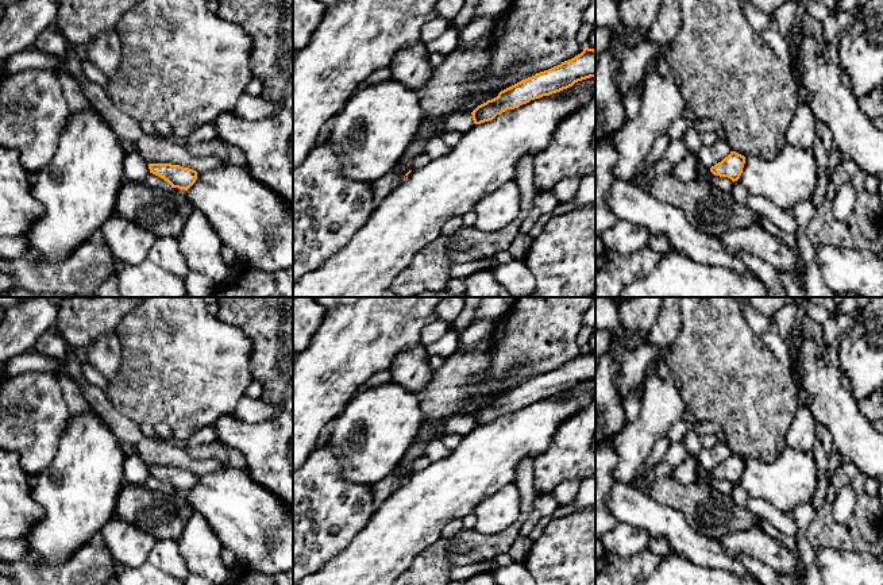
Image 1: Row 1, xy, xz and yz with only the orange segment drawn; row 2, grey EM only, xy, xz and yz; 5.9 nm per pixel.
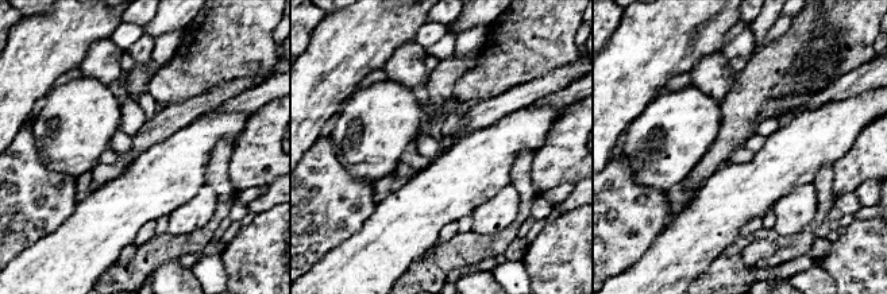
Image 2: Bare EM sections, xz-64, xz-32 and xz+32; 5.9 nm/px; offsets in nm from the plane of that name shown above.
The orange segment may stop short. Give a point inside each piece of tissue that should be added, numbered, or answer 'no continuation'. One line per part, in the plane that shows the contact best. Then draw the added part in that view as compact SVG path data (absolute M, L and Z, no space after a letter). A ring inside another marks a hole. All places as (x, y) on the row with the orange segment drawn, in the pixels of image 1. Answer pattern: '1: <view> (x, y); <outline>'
no continuation

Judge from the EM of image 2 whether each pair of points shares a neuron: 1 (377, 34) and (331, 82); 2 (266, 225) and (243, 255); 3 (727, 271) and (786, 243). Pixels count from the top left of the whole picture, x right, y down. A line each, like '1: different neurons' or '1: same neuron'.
1: same neuron
2: same neuron
3: same neuron

